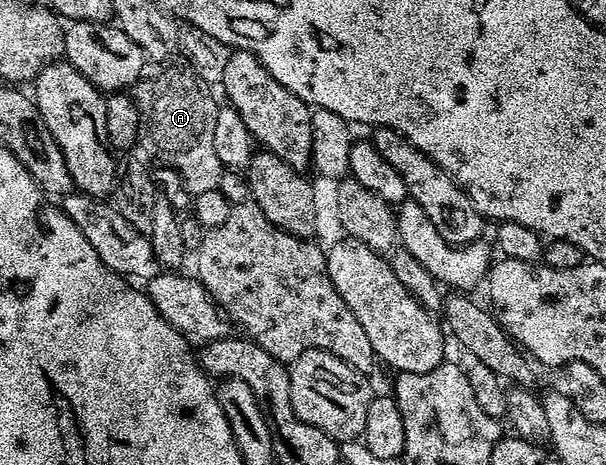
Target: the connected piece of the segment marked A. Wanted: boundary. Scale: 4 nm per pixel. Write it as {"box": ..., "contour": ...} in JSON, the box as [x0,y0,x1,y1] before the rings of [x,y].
{"box":[131,62,223,197],"contour":[[[177,62],[145,67],[133,85],[131,95],[147,136],[149,132],[150,142],[169,159],[168,167],[181,176],[183,188],[194,197],[203,194],[203,190],[218,187],[223,171],[213,145],[218,105],[213,104],[210,89],[194,71],[173,63]]]}

